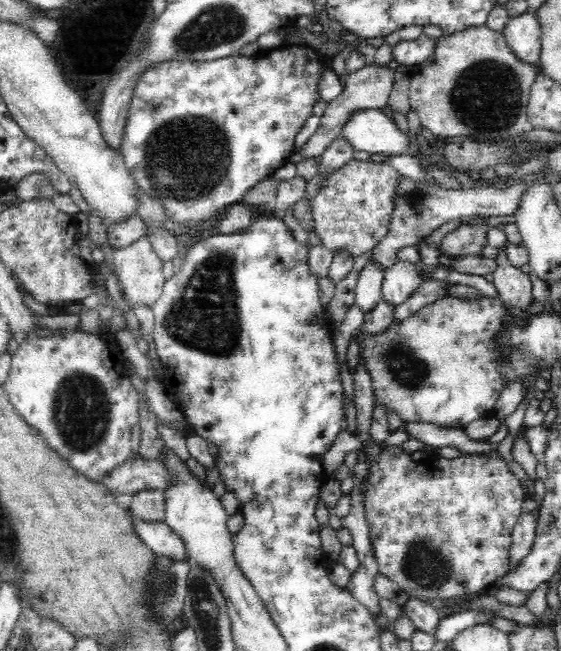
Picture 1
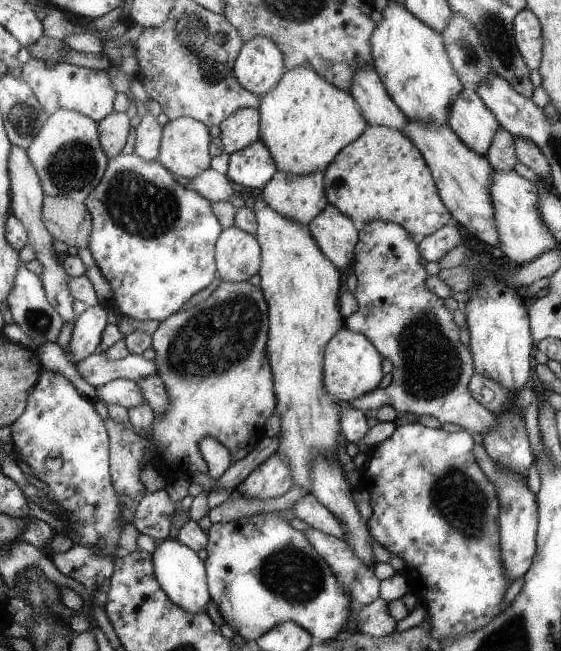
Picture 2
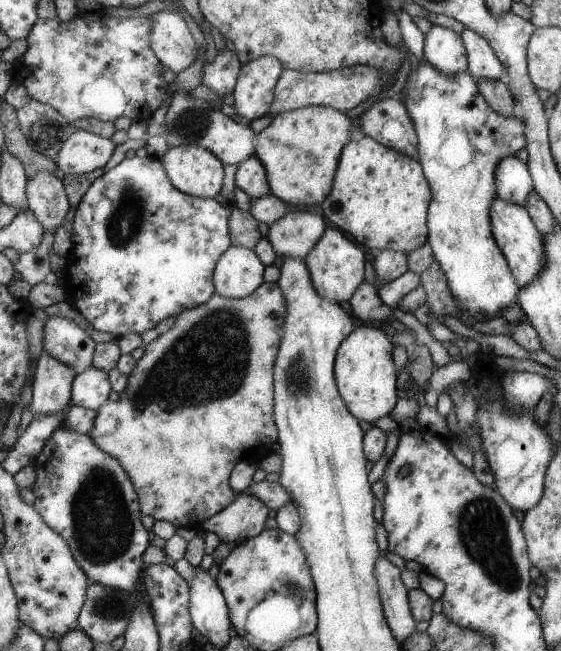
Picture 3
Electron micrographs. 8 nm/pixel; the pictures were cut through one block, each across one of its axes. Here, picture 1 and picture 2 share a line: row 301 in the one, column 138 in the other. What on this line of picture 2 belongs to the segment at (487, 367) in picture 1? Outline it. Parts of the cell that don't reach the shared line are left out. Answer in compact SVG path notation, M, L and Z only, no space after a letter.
M248 281L233 283L221 282L209 297L192 308L176 311L165 318L151 334L151 349L155 352L153 361L157 376L165 386L169 407L161 415L154 415L152 446L147 447L130 428L125 428L113 420L105 420L107 434L110 435L110 482L115 491L132 504L141 499L145 490L138 478L141 461L154 453L159 453L166 461L171 458L183 458L189 464L189 470L205 473L206 463L198 452L197 444L201 438L210 437L225 446L231 463L240 460L255 448L265 418L276 410L276 394L272 368L266 352L268 334L268 307L262 291L251 286Z

